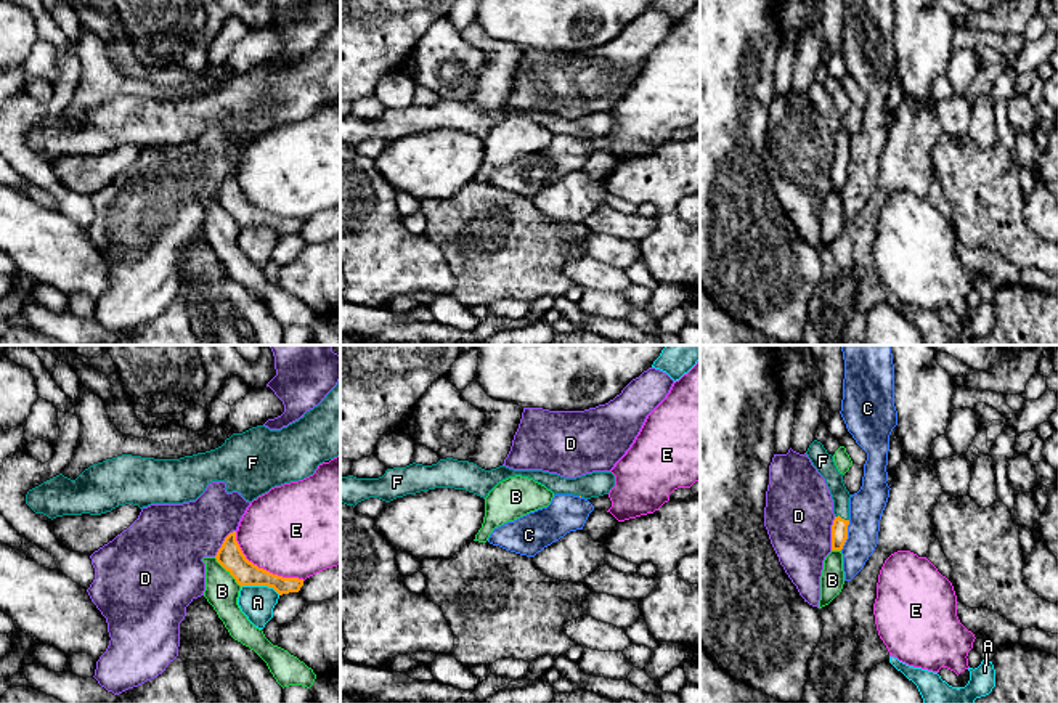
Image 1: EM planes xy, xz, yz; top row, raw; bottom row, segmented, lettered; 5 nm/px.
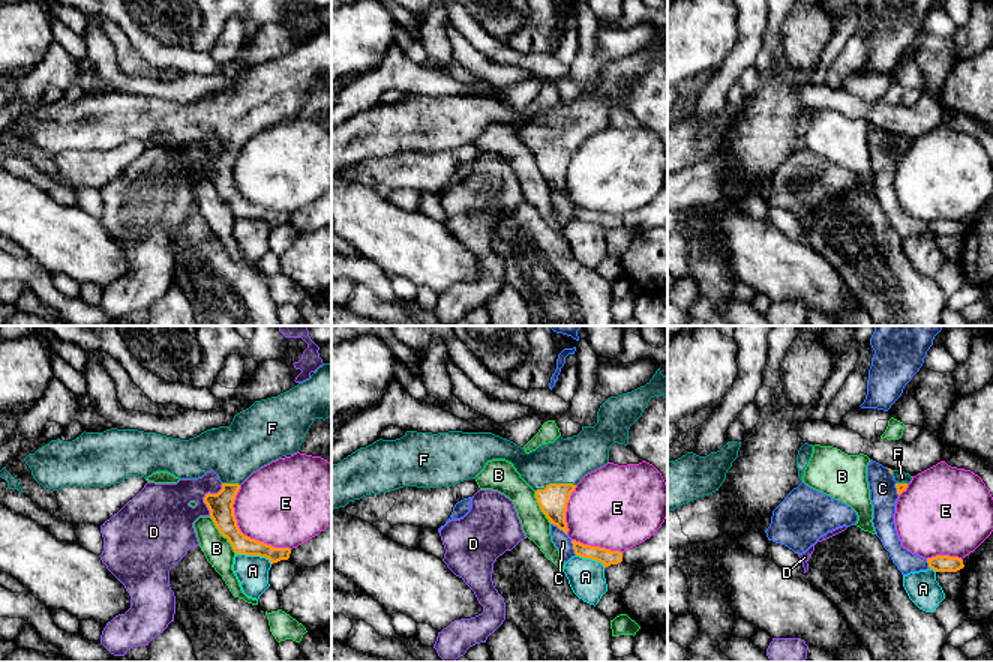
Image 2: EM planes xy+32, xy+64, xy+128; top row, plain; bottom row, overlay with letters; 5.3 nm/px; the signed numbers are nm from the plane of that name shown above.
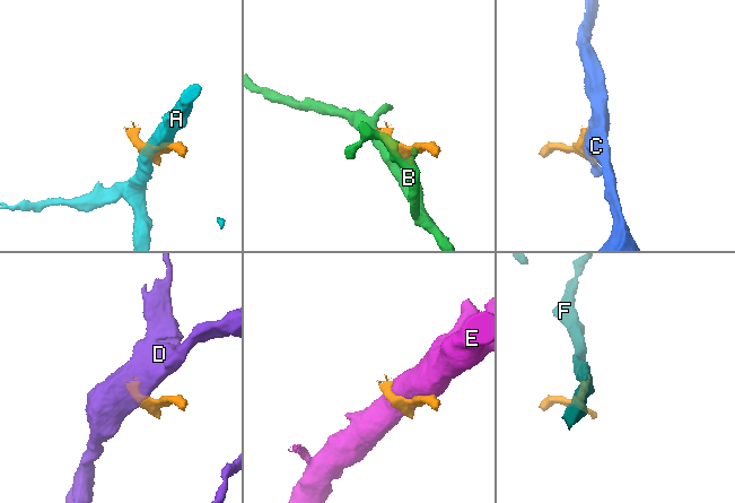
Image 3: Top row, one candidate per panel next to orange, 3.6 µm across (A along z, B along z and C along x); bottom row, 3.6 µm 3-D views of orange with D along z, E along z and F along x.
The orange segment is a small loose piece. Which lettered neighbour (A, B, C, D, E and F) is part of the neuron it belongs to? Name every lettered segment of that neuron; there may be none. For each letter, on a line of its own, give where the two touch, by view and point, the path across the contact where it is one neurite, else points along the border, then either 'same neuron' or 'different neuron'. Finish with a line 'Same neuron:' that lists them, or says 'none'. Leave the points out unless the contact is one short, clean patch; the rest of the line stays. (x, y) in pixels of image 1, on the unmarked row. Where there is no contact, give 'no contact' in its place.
A: meets orange in xy at (260, 225); different neuron
B: meets orange in xy at (227, 211); border along xy (214, 198), (241, 227); different neuron
C: meets orange in yz at (846, 175); different neuron
D: meets orange in yz at (832, 174); border along yz (835, 158), (830, 190); different neuron
E: meets orange in xy at (262, 209); different neuron
F: meets orange in yz at (840, 158); runs through yz (840, 166), (840, 158), (840, 134), (827, 109); same neuron
Same neuron: F

